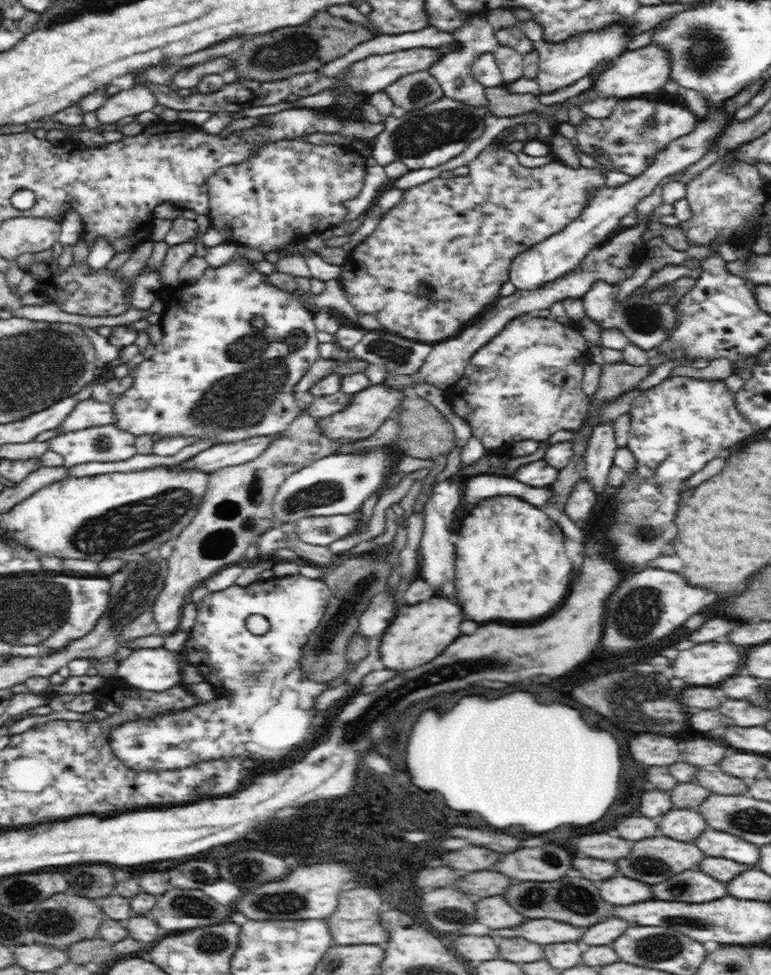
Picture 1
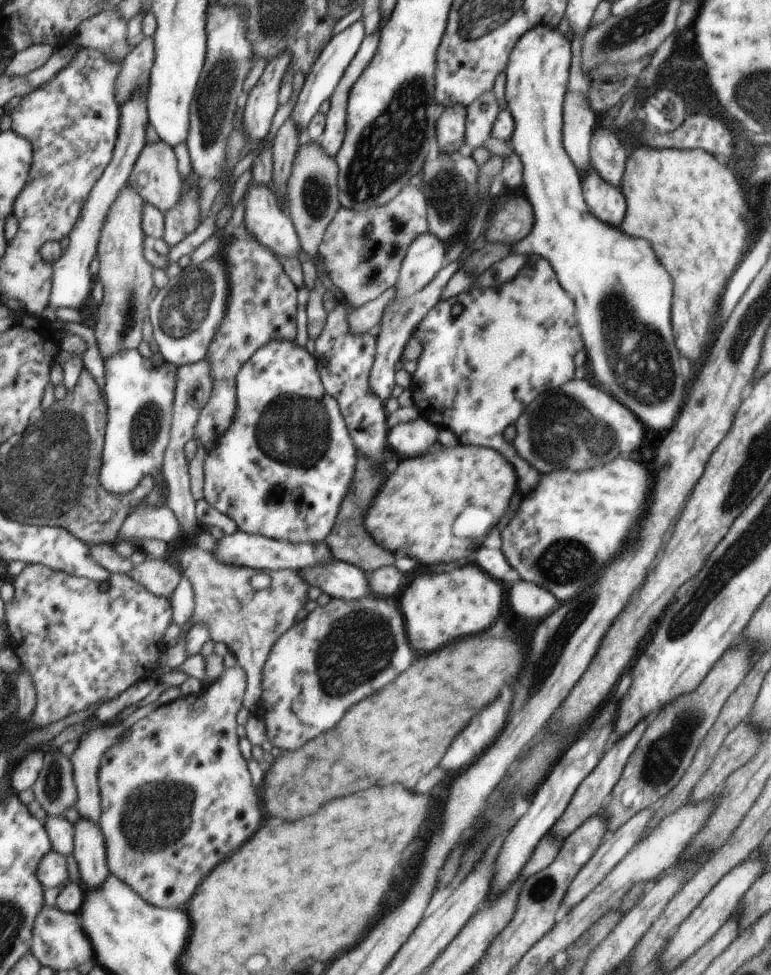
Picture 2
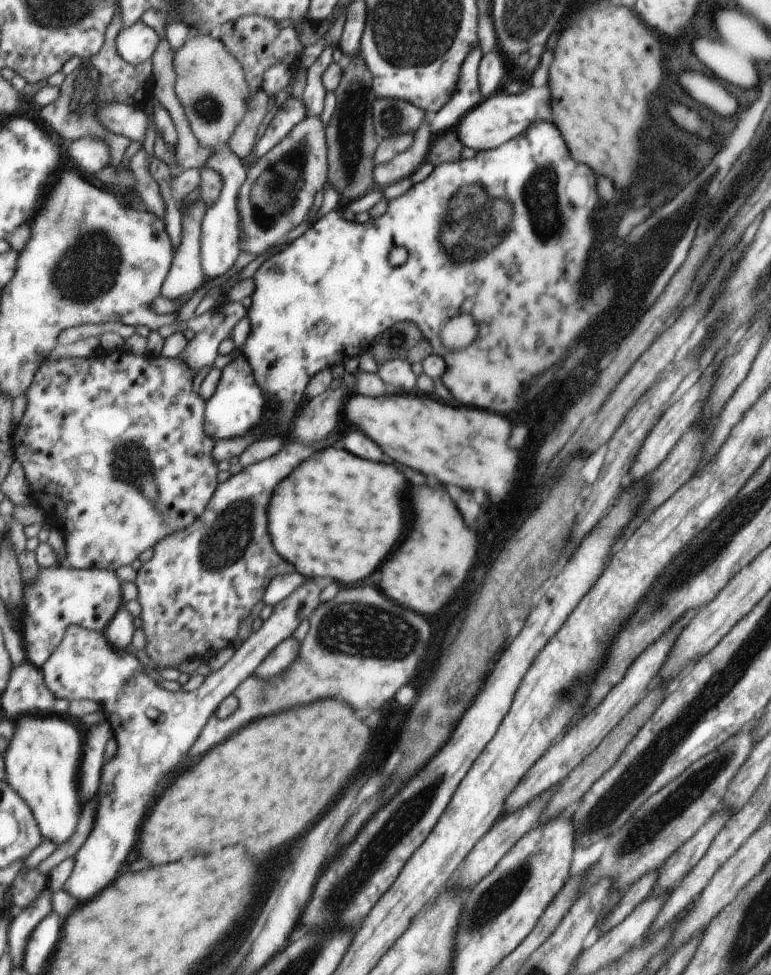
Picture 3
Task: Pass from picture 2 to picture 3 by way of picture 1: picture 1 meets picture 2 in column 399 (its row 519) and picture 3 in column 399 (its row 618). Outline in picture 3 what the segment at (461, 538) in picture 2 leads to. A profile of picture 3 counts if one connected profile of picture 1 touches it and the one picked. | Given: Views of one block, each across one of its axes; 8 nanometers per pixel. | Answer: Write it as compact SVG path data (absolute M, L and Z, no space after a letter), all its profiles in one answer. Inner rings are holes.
M328 446L312 460L306 460L296 468L296 476L288 476L284 484L276 490L270 508L272 540L282 556L292 560L304 576L332 576L344 584L358 584L368 578L392 552L396 544L404 540L406 524L406 496L408 476L400 468L368 462L352 456L348 450L338 446Z

